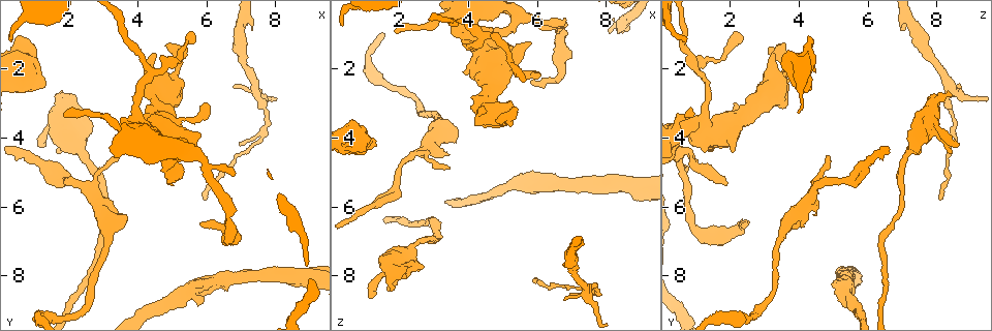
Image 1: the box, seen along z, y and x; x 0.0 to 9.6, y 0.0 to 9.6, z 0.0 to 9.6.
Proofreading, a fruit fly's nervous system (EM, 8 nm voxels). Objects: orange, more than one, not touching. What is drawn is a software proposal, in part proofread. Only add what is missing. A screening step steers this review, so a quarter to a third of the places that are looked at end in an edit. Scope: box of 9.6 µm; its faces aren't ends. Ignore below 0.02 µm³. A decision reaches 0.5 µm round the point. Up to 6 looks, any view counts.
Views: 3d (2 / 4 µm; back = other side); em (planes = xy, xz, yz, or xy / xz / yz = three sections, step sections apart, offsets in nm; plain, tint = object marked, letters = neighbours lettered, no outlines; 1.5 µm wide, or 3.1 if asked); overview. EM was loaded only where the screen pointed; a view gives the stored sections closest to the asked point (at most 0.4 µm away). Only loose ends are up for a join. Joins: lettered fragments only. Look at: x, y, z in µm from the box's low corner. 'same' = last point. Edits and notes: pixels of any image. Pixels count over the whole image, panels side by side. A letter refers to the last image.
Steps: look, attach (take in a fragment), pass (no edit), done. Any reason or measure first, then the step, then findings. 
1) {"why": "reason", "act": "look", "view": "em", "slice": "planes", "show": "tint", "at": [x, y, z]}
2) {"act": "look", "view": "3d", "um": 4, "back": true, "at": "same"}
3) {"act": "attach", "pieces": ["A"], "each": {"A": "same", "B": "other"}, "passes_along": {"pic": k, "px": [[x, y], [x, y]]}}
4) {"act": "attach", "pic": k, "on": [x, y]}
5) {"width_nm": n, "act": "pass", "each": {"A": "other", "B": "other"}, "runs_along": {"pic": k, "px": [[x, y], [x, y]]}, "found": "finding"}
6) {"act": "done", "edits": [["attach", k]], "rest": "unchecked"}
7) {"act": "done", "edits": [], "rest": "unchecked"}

{"why": "an open end", "act": "look", "view": "em", "slice": "planes", "show": "plain", "at": [4.50, 1.50, 3.35]}

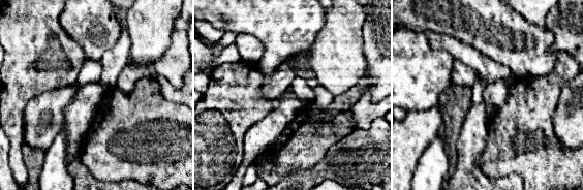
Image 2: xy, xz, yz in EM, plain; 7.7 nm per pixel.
{"why": "see the neighbours", "act": "look", "view": "em", "slice": "planes", "show": "letters", "at": "same"}

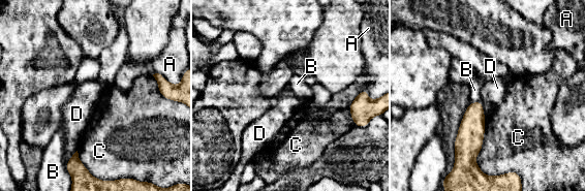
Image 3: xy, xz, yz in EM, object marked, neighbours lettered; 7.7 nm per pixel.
{"act": "pass", "each": {"A": "other", "B": "other", "C": "other", "D": "other"}, "border": {"pic": 3, "px": [[486, 119], [476, 164]]}, "found": "none of them fits"}

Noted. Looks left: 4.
{"why": "branch stops here", "act": "look", "view": "em", "slice": "planes", "show": "letters", "at": [1.25, 2.40, 4.25]}

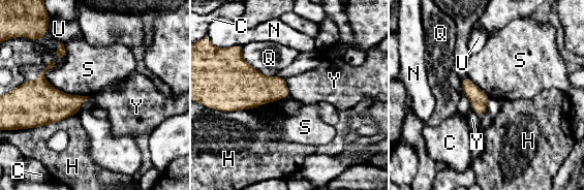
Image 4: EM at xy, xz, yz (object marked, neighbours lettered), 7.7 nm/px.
{"act": "pass", "each": {"C": "other", "H": "other", "N": "other", "Q": "other", "S": "other", "U": "other", "Y": "other"}, "border": {"pic": 4, "px": [[44, 72], [61, 91], [89, 96]]}, "found": "no lettered fragment goes on from it"}

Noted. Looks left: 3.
{"why": "free end", "act": "look", "view": "em", "slice": "planes", "show": "letters", "at": [4.95, 5.40, 1.90]}

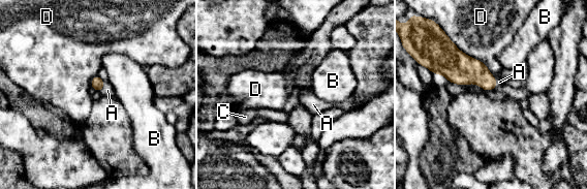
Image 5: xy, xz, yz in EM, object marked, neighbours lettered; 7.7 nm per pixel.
{"act": "attach", "pieces": ["A"], "each": {"A": "same", "B": "other", "C": "other", "D": "other"}, "passes_along": {"pic": 5, "px": [[97, 84], [102, 88], [107, 90]]}, "found": "the cell continues"}

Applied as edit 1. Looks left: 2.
{"act": "done", "edits": [["attach", 5]], "rest": "unchecked"}

